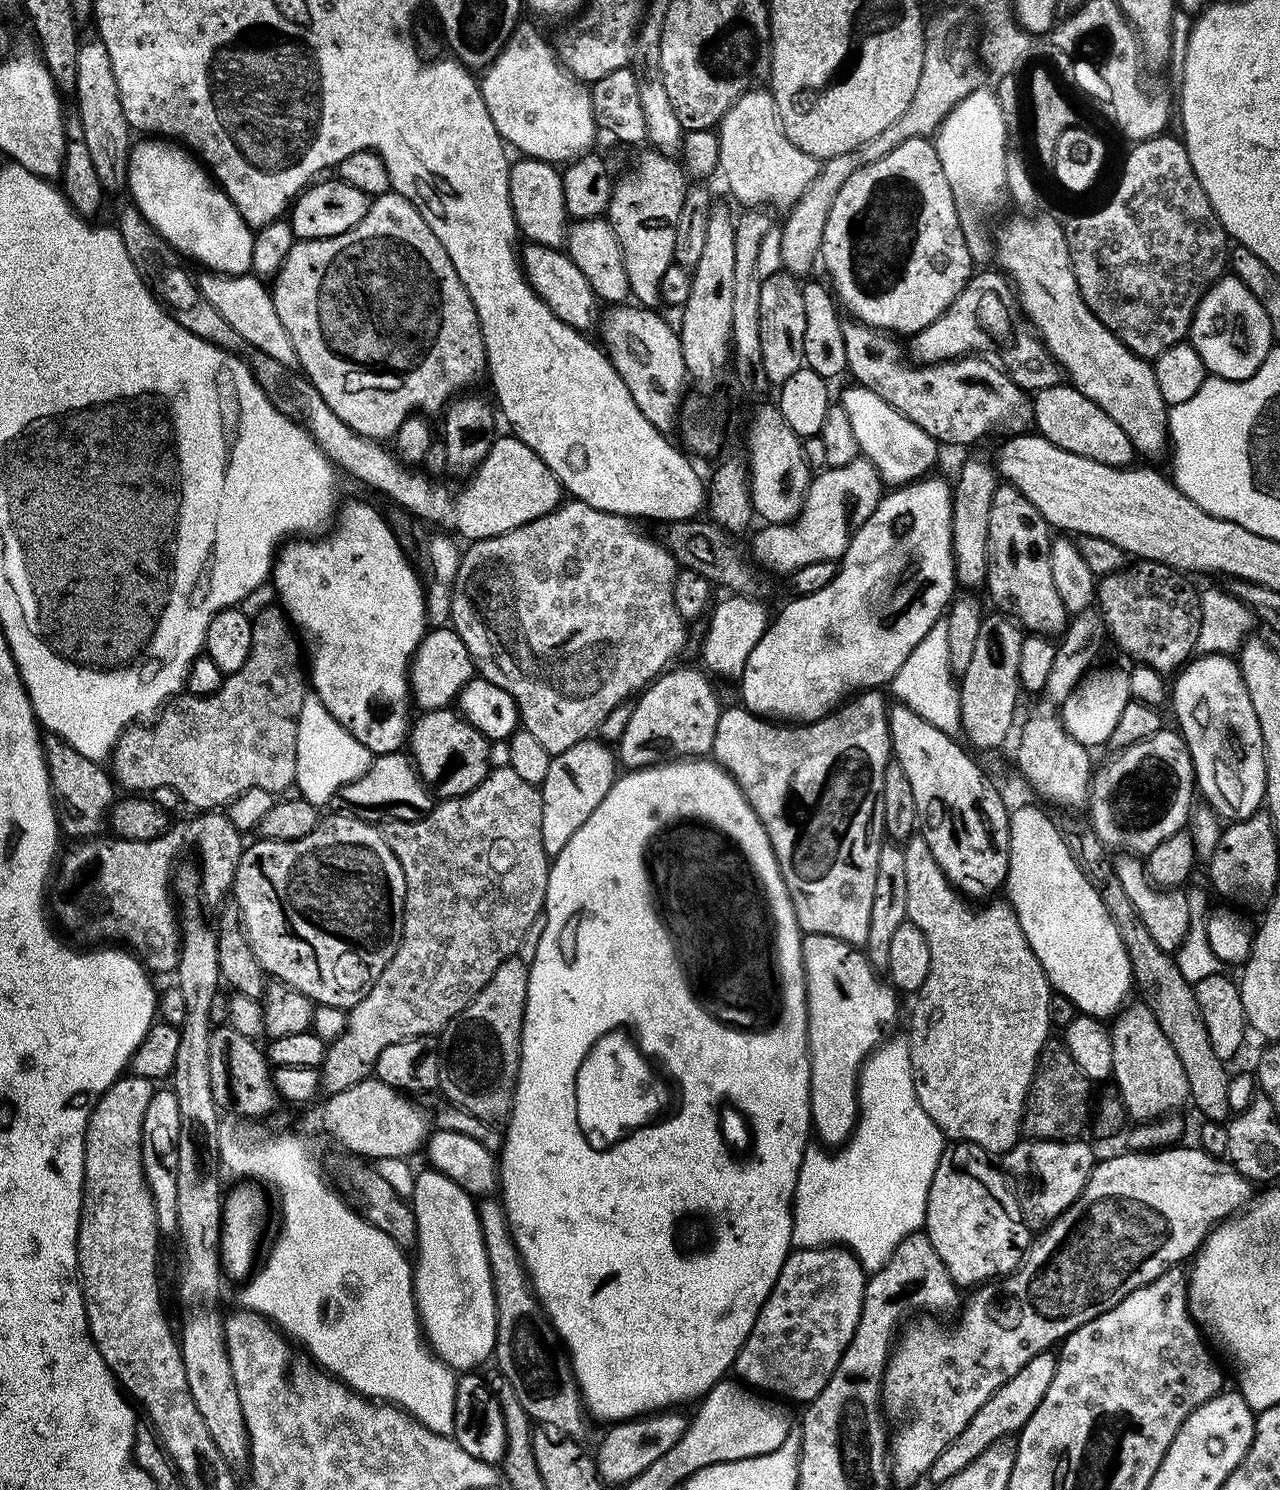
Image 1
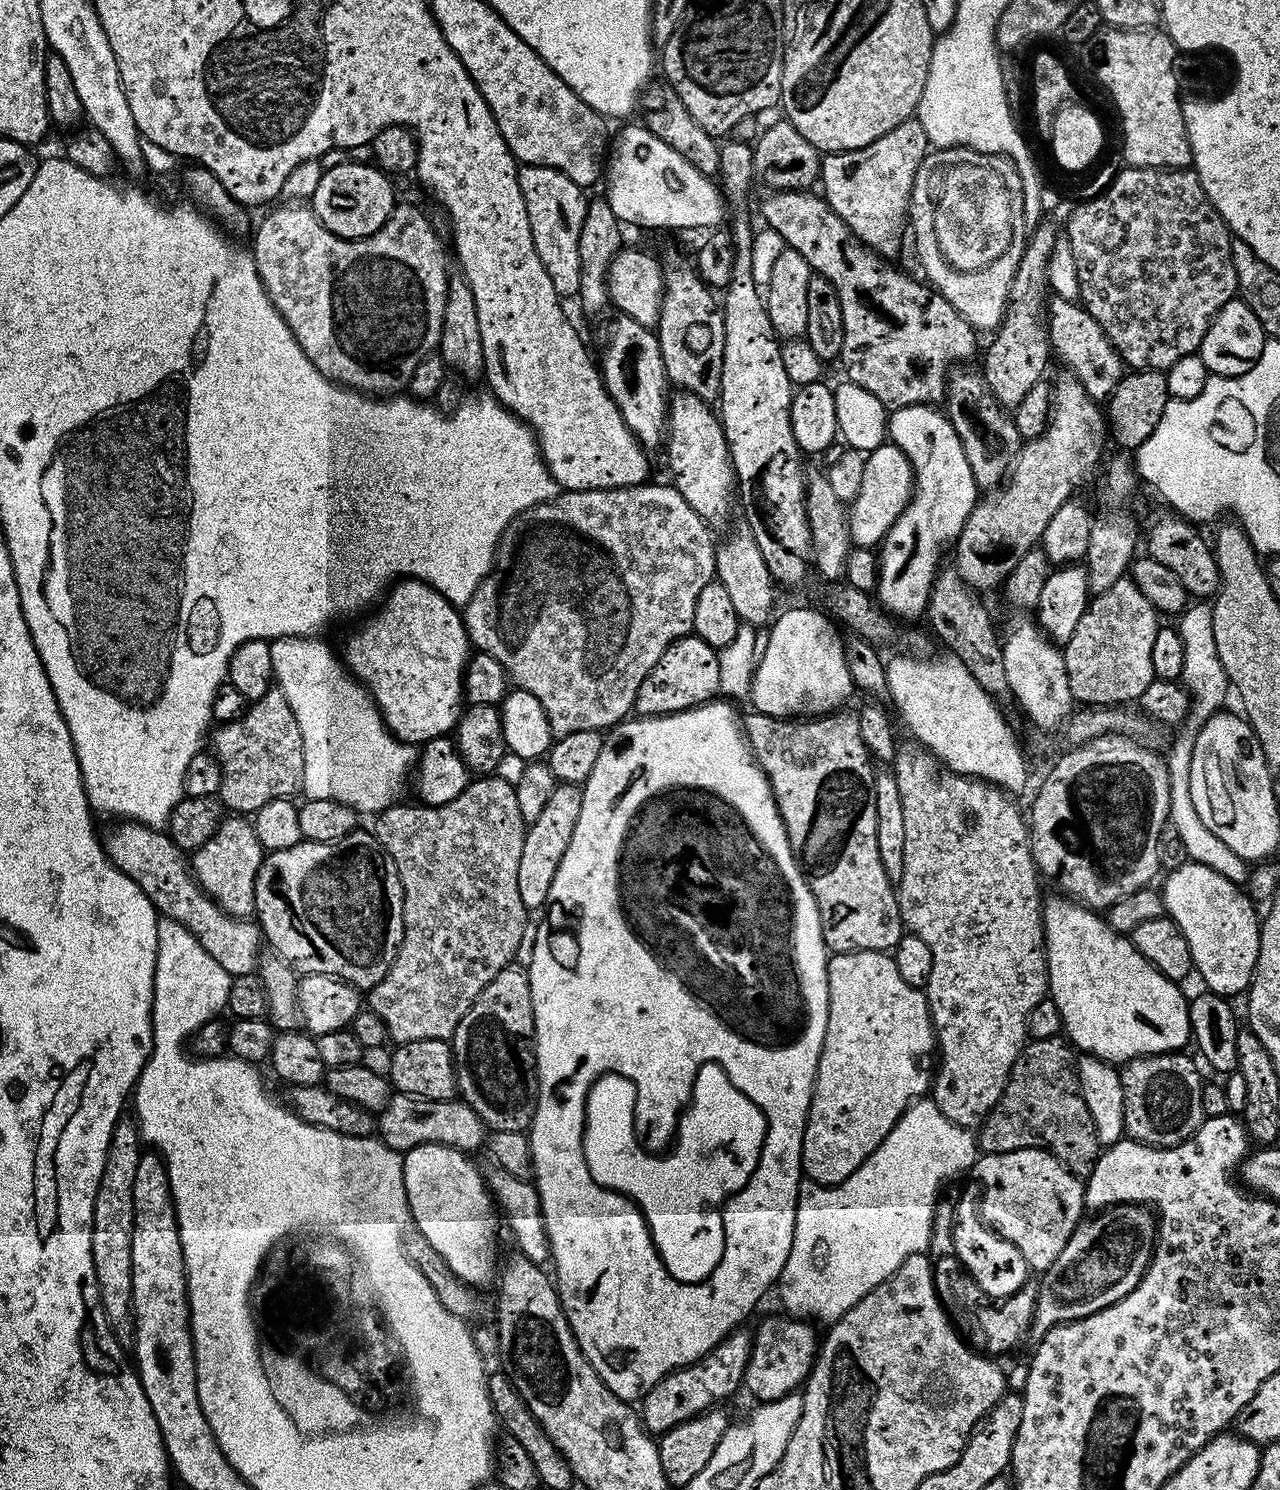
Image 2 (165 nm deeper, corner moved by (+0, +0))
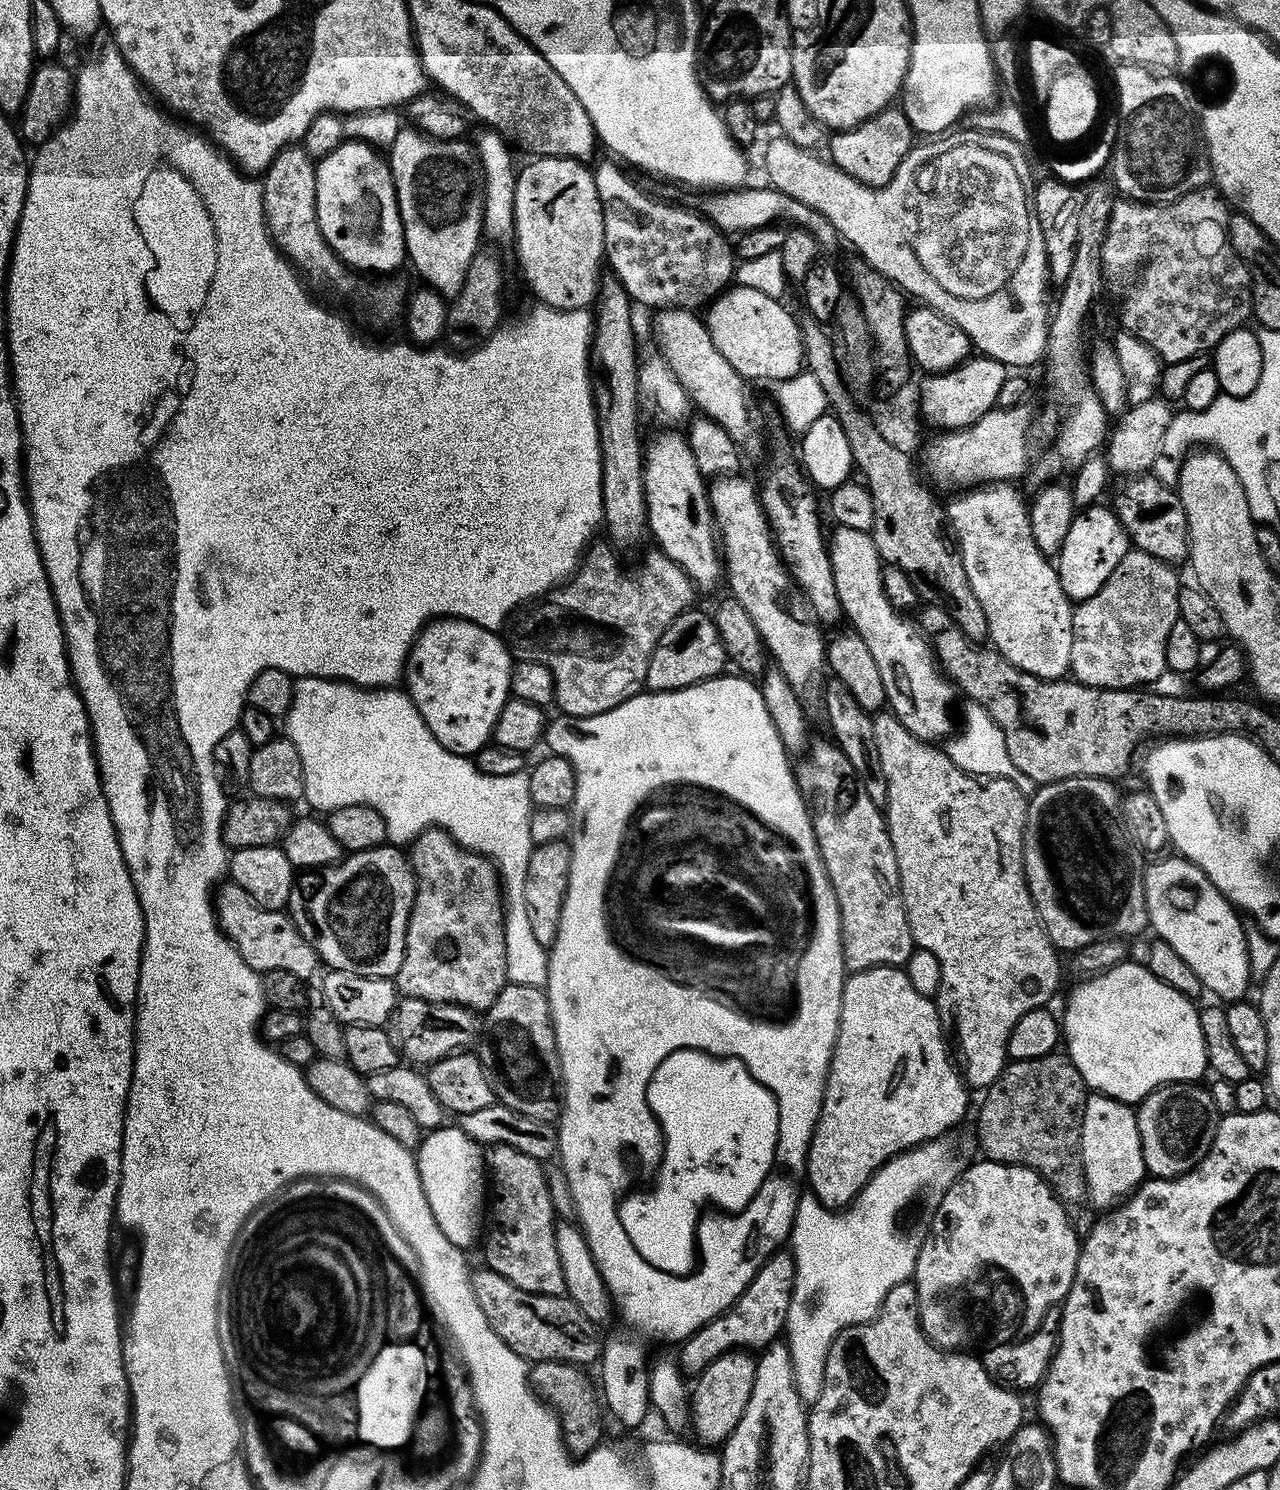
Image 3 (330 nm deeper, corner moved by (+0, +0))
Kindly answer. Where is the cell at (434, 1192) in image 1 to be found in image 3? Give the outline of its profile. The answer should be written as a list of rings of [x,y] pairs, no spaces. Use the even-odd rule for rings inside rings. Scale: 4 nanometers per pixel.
[[[458,1126],[448,1127],[431,1129],[421,1139],[414,1155],[422,1190],[426,1194],[426,1202],[430,1202],[430,1214],[434,1214],[434,1222],[438,1222],[438,1230],[442,1230],[442,1234],[446,1234],[446,1238],[450,1238],[454,1246],[468,1250],[476,1239],[476,1243],[481,1239],[482,1225],[486,1220],[486,1152]]]

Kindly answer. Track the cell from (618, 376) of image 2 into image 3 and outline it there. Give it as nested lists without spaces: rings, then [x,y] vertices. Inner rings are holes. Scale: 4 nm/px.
[[[664,432],[661,436],[656,436],[652,441],[647,441],[646,455],[644,457],[644,497],[646,498],[646,510],[648,511],[648,531],[651,539],[656,539],[655,544],[659,551],[664,552],[674,562],[678,562],[678,566],[682,566],[682,570],[696,585],[697,589],[704,590],[704,588],[712,588],[716,583],[721,583],[722,580],[722,551],[721,545],[718,543],[718,531],[716,526],[716,519],[712,514],[711,502],[709,500],[709,485],[706,483],[704,477],[698,470],[698,462],[694,462],[694,454],[690,450],[687,439],[683,435],[680,436],[676,432]]]

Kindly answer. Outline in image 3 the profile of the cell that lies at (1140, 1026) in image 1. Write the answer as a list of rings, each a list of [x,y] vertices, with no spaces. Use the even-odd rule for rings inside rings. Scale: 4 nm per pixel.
[[[1177,1082],[1155,1088],[1135,1105],[1138,1134],[1142,1142],[1144,1170],[1149,1177],[1169,1180],[1186,1174],[1210,1150],[1221,1113],[1214,1106],[1214,1098],[1200,1082]]]

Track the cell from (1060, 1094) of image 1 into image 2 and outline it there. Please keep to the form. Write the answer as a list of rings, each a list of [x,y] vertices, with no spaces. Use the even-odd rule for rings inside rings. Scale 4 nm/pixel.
[[[1063,1035],[1028,1040],[1020,1057],[1012,1063],[998,1102],[979,1125],[979,1151],[1006,1154],[1023,1148],[1037,1148],[1061,1160],[1074,1175],[1088,1177],[1098,1162],[1102,1145],[1094,1130],[1094,1118],[1090,1118],[1090,1110],[1080,1093],[1077,1059],[1073,1045]]]

